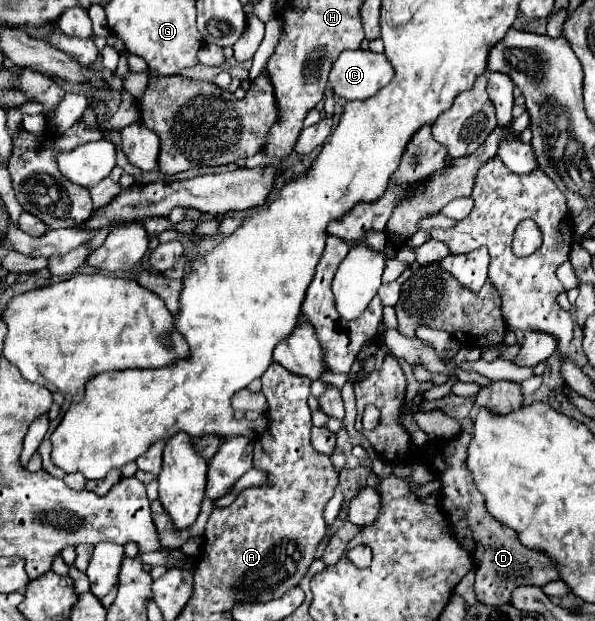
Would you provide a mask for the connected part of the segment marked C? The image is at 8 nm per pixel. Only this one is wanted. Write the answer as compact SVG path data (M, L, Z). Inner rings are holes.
M344 50L330 70L330 86L344 100L366 100L384 88L394 68L384 54L370 50Z

